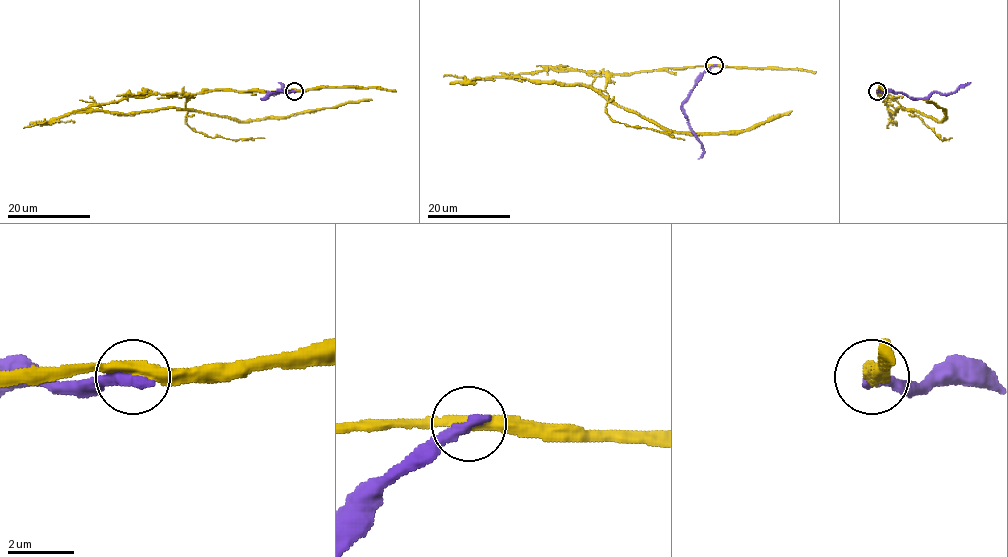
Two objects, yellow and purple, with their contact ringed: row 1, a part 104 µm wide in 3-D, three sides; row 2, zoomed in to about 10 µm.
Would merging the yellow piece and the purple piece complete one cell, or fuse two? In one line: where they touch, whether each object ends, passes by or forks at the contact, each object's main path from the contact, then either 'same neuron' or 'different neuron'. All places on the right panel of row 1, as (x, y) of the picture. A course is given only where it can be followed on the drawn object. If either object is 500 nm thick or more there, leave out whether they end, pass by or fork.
at (877, 91); yellow passes by; purple ends there; yellow runs (877, 91), (882, 90), (909, 110), (937, 121), (944, 117), (943, 110), (934, 102), (923, 100); purple runs (877, 91), (925, 98), (935, 92), (951, 94), (970, 82); different neuron

